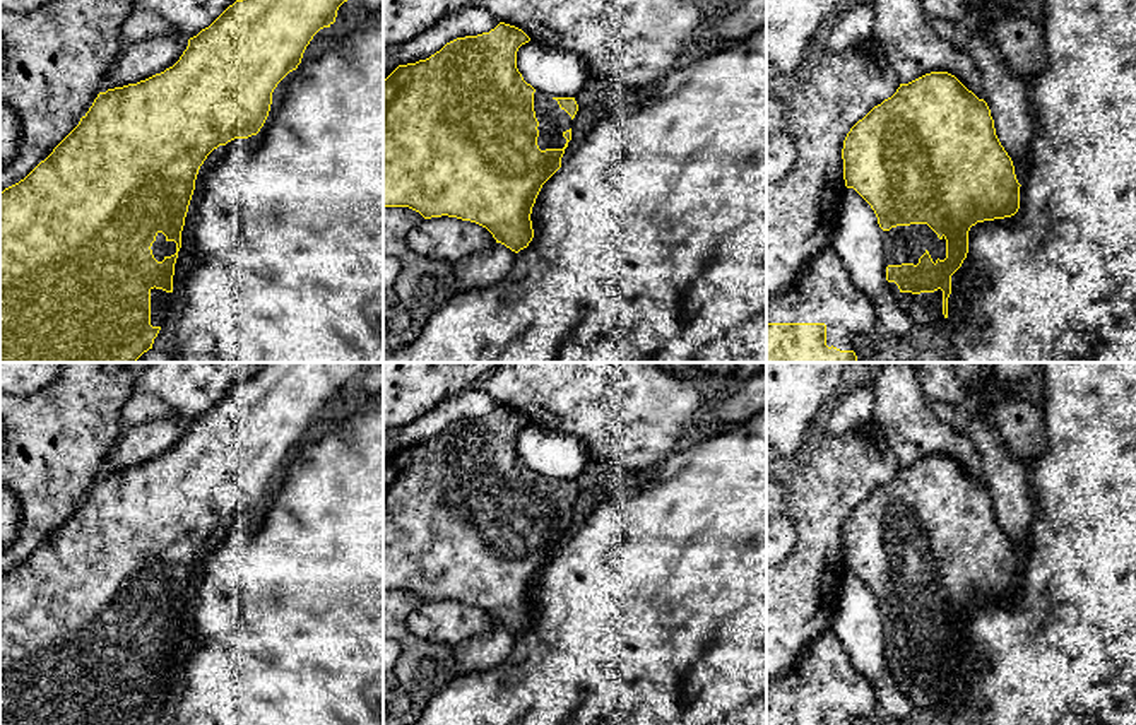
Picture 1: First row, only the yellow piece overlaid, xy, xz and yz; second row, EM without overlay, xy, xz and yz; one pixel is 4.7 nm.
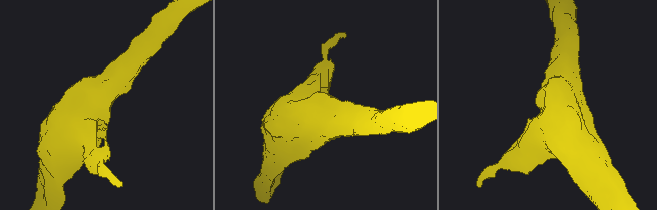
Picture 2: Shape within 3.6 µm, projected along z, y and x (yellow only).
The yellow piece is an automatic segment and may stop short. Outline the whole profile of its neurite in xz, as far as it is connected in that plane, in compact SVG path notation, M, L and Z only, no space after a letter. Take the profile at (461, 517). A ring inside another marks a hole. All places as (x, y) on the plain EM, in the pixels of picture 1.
M500 405L489 416L447 426L426 443L399 448L383 463L383 590L409 590L424 602L448 598L476 605L515 636L529 629L532 590L542 568L561 551L578 494L575 480L551 480L524 463L517 434L529 424L522 412Z

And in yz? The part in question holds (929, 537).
M931 455L874 489L843 523L843 563L874 593L881 610L886 663L898 689L917 708L938 708L948 701L951 658L968 636L968 614L977 605L1011 600L1020 592L1020 566L1015 549L1001 528L991 492L955 458Z

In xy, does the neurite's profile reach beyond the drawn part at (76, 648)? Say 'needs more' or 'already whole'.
needs more

